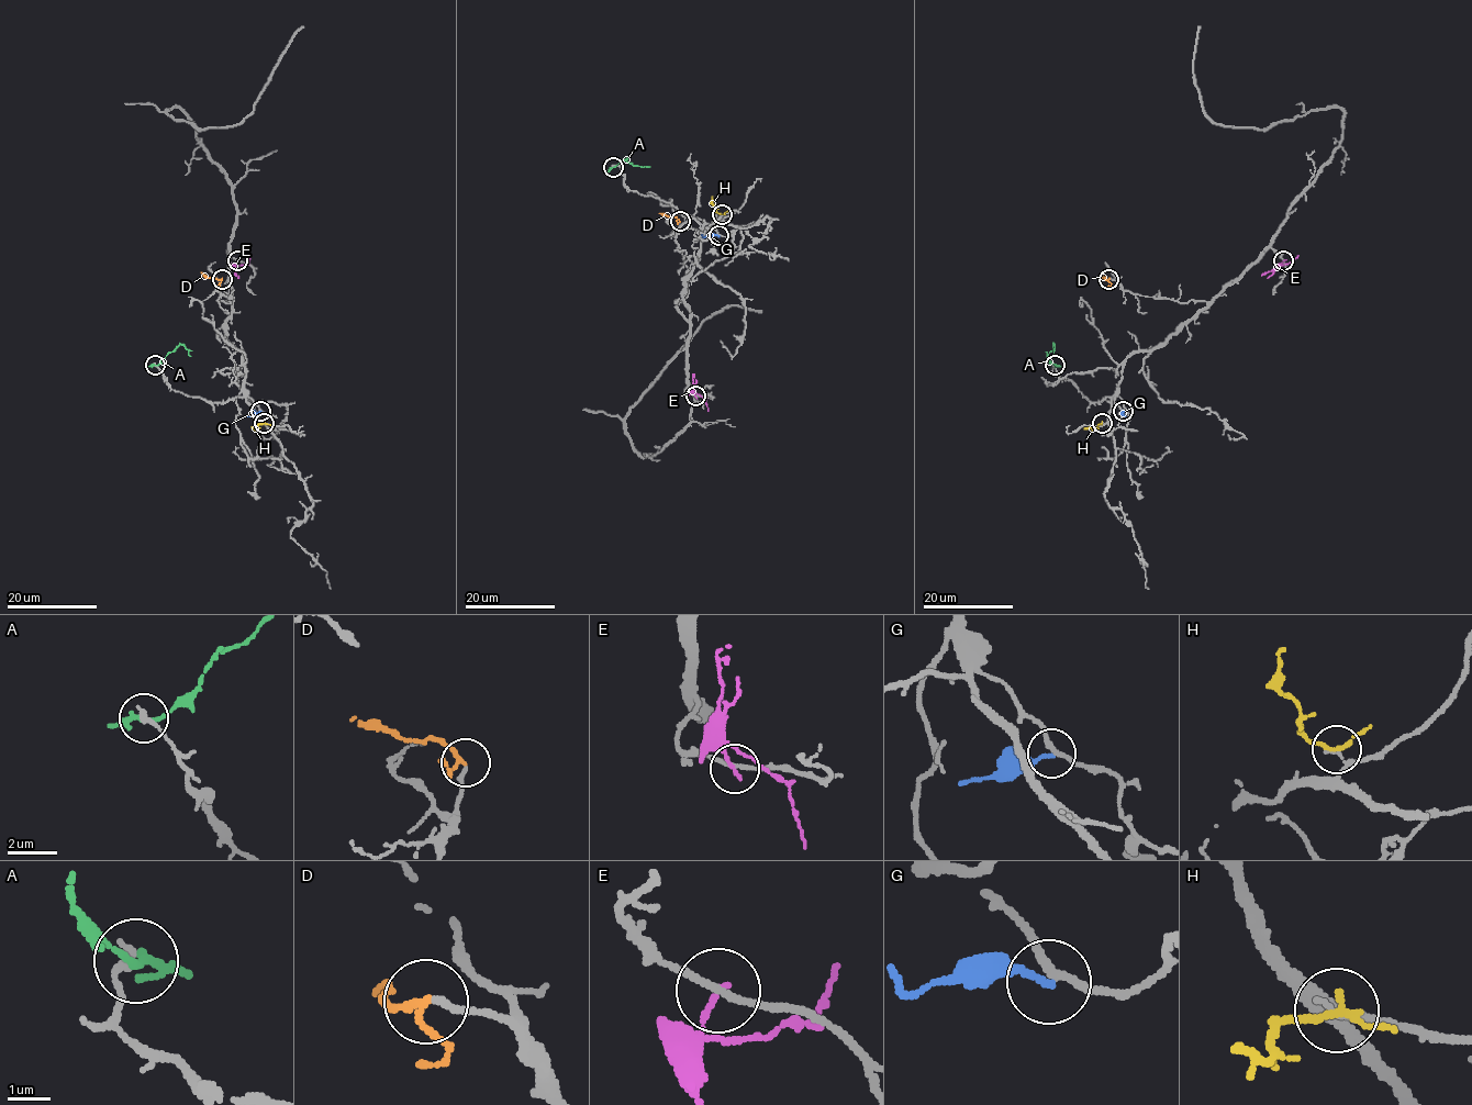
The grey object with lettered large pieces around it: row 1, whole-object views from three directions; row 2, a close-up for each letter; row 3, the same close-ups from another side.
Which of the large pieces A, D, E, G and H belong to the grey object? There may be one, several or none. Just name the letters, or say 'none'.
D

